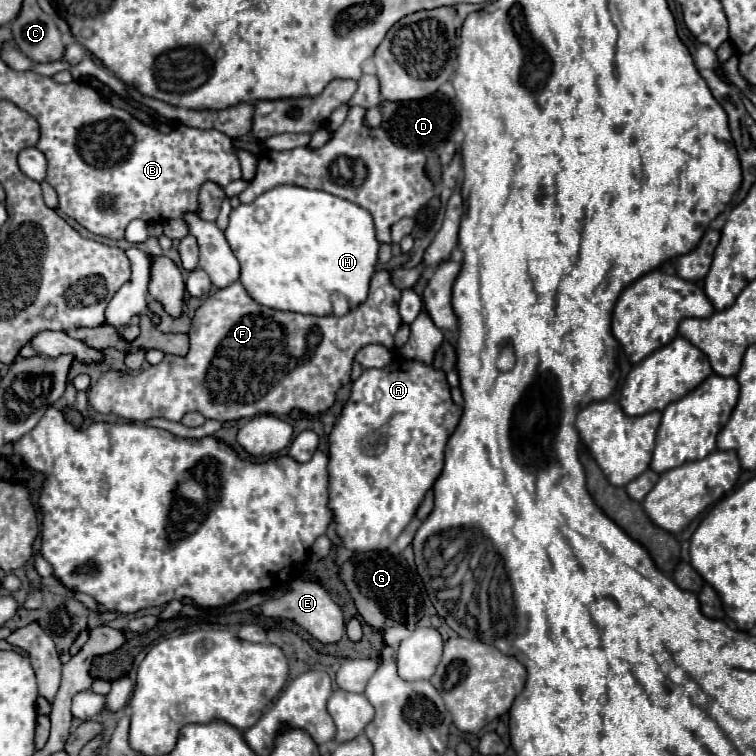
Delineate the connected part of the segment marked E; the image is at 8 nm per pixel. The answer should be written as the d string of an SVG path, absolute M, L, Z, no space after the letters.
M295 579L291 581L289 589L277 592L281 597L277 599L267 599L261 605L261 611L265 617L287 617L293 619L297 625L301 625L303 629L307 629L317 641L329 645L329 643L337 643L341 639L341 635L345 633L345 621L343 621L343 613L341 607L329 597L329 593L313 581L303 581L303 579Z

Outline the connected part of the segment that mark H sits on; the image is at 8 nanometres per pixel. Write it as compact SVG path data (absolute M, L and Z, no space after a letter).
M279 185L251 203L233 207L225 239L241 265L241 283L245 291L261 305L295 311L305 315L345 315L367 299L369 281L377 267L379 241L375 239L373 217L351 201L335 197L327 191L307 189L299 185Z

